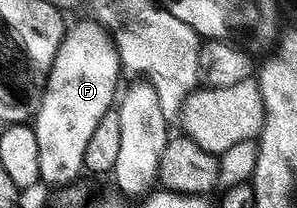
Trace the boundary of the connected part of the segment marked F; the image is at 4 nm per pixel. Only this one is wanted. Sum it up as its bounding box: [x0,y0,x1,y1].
[33,22,121,187]

